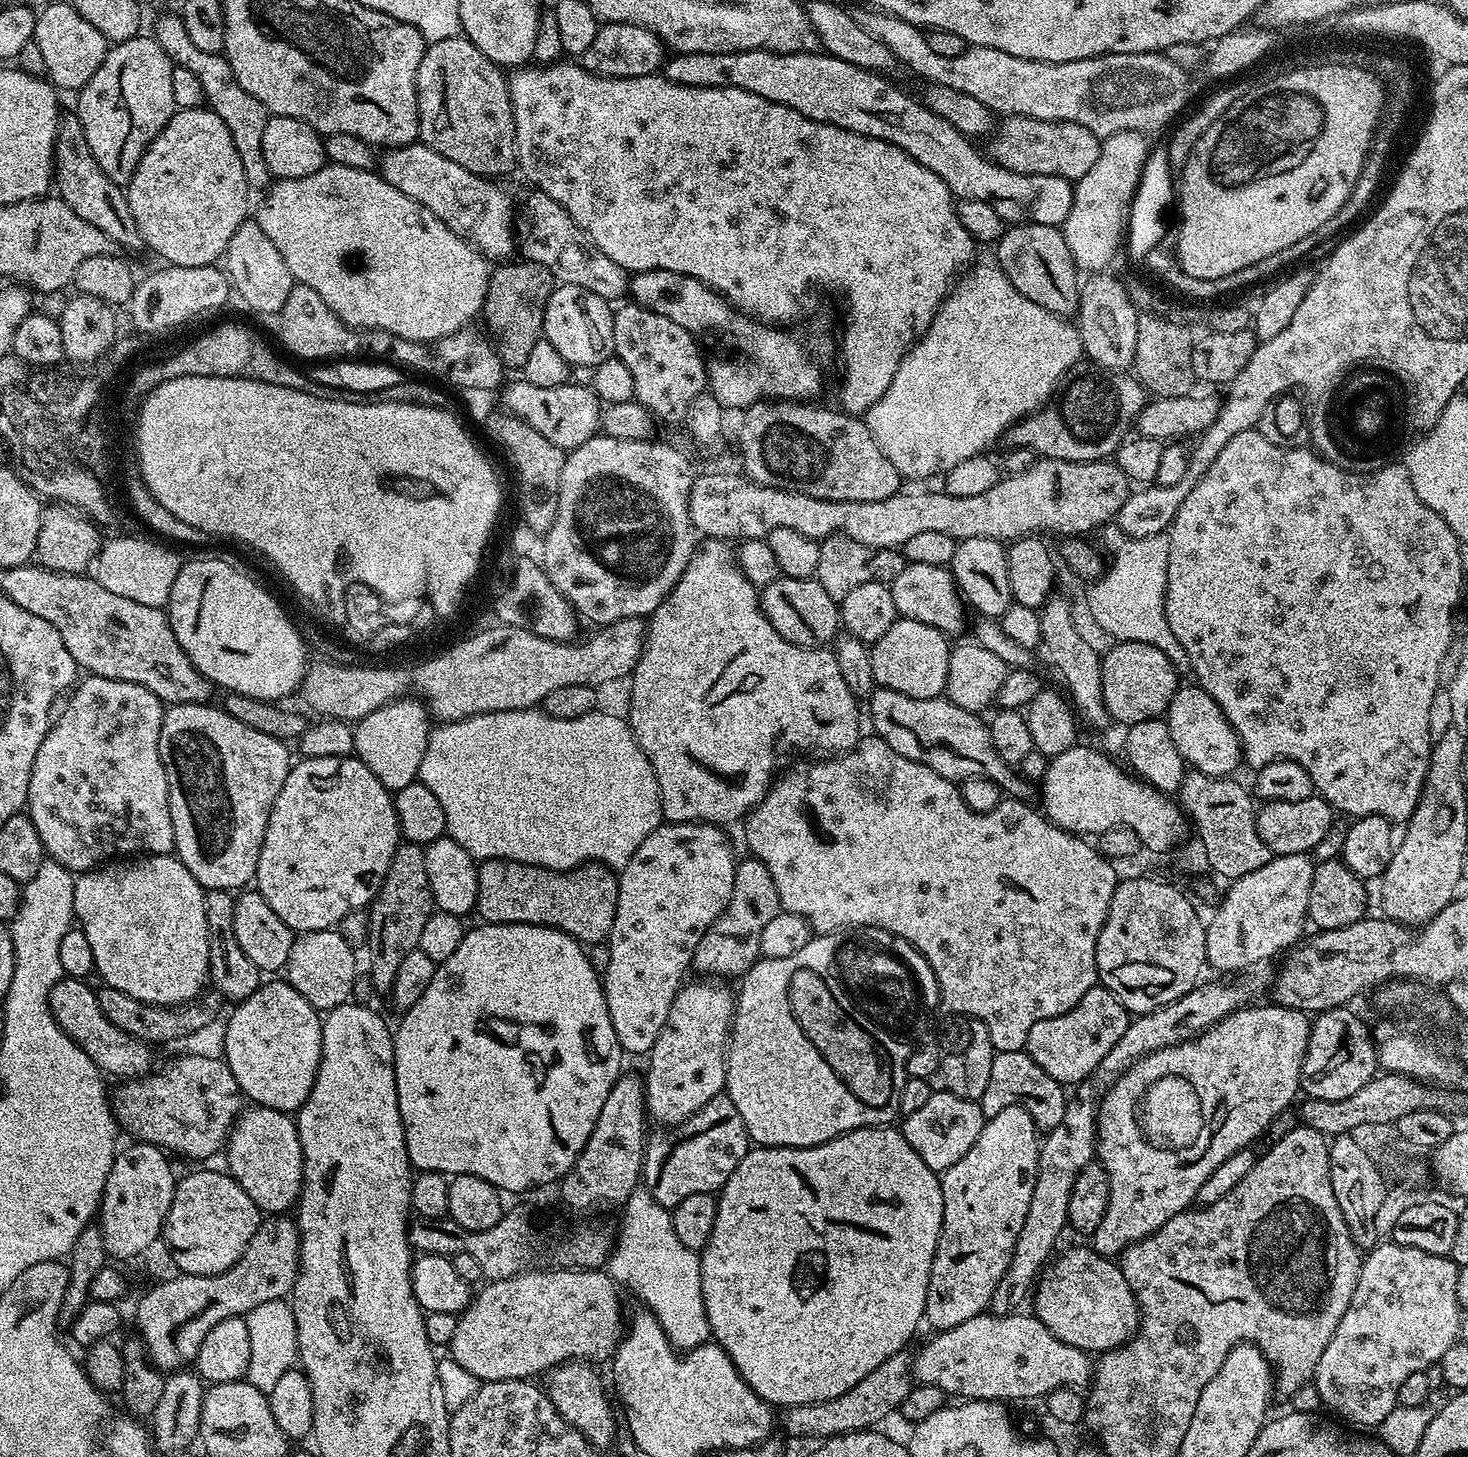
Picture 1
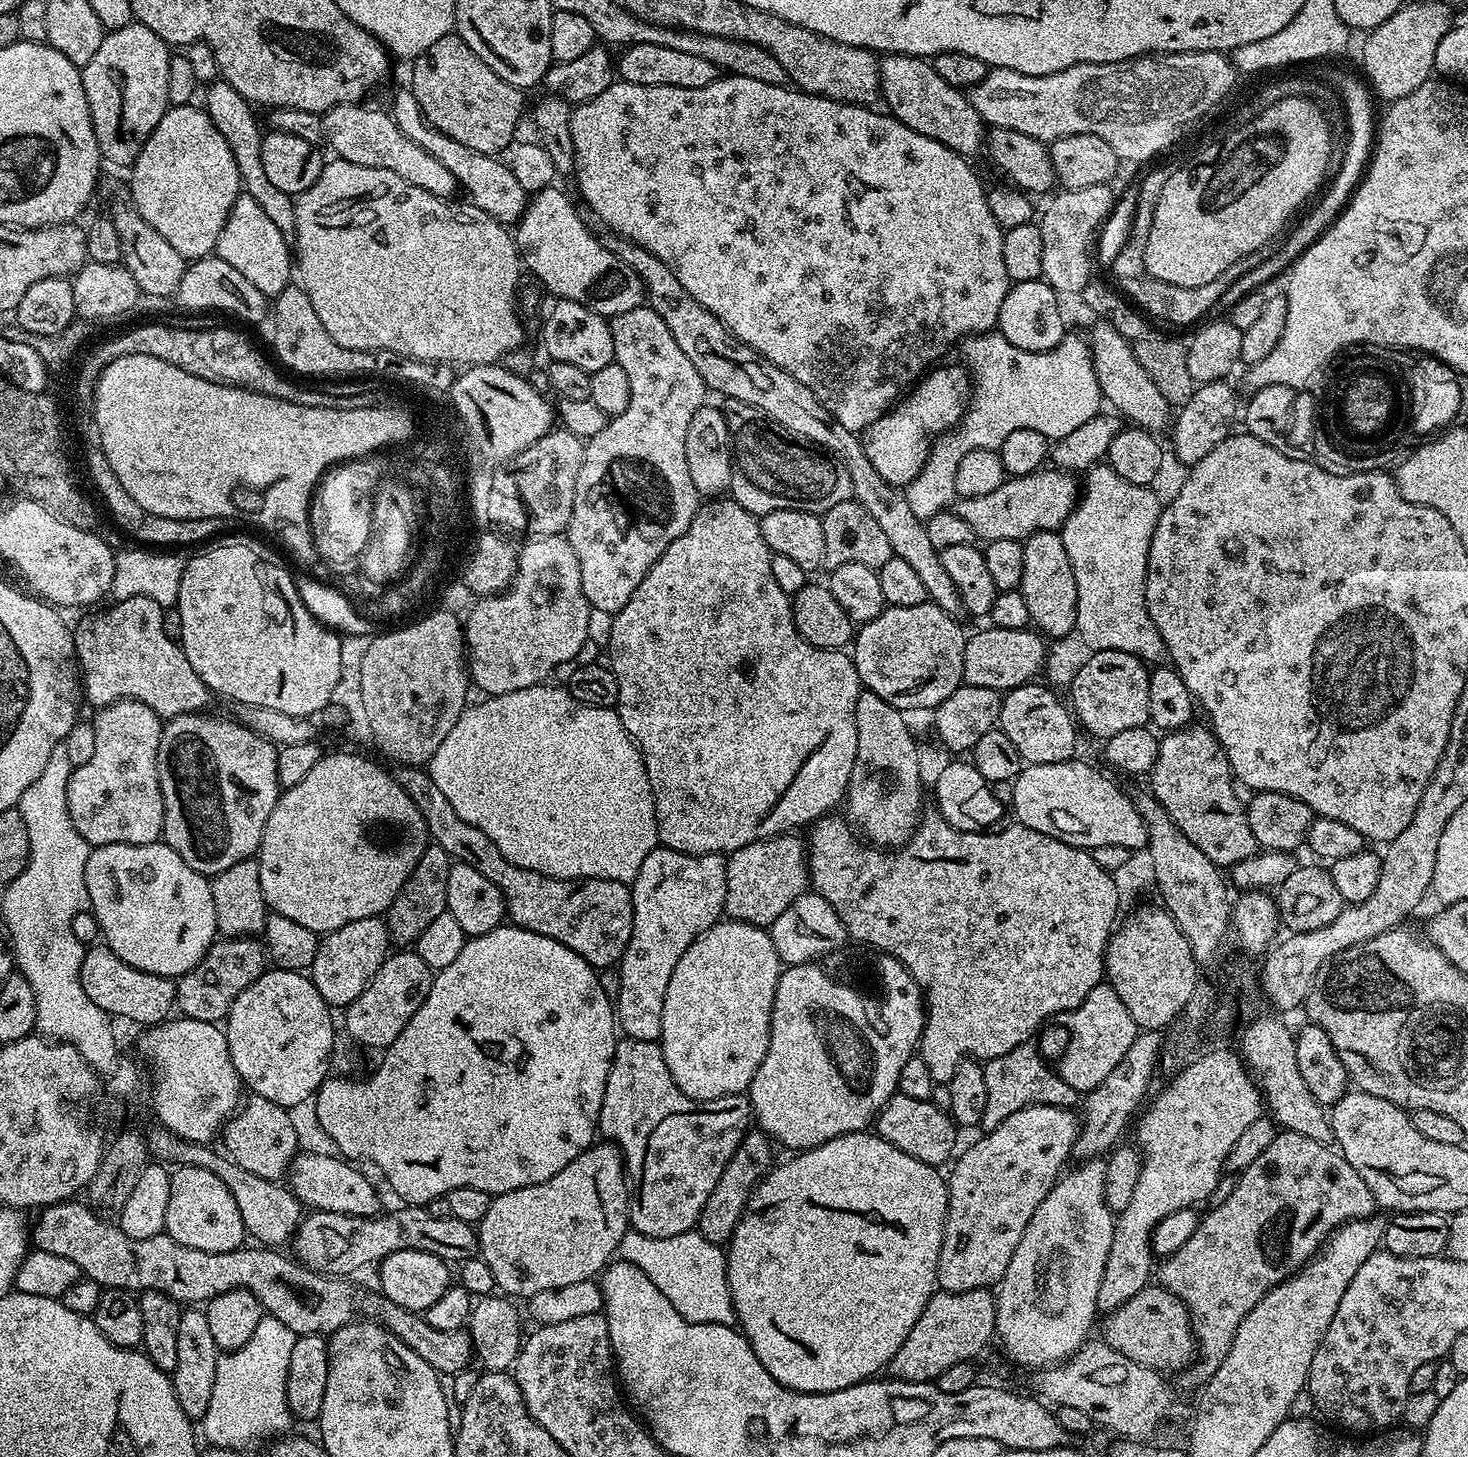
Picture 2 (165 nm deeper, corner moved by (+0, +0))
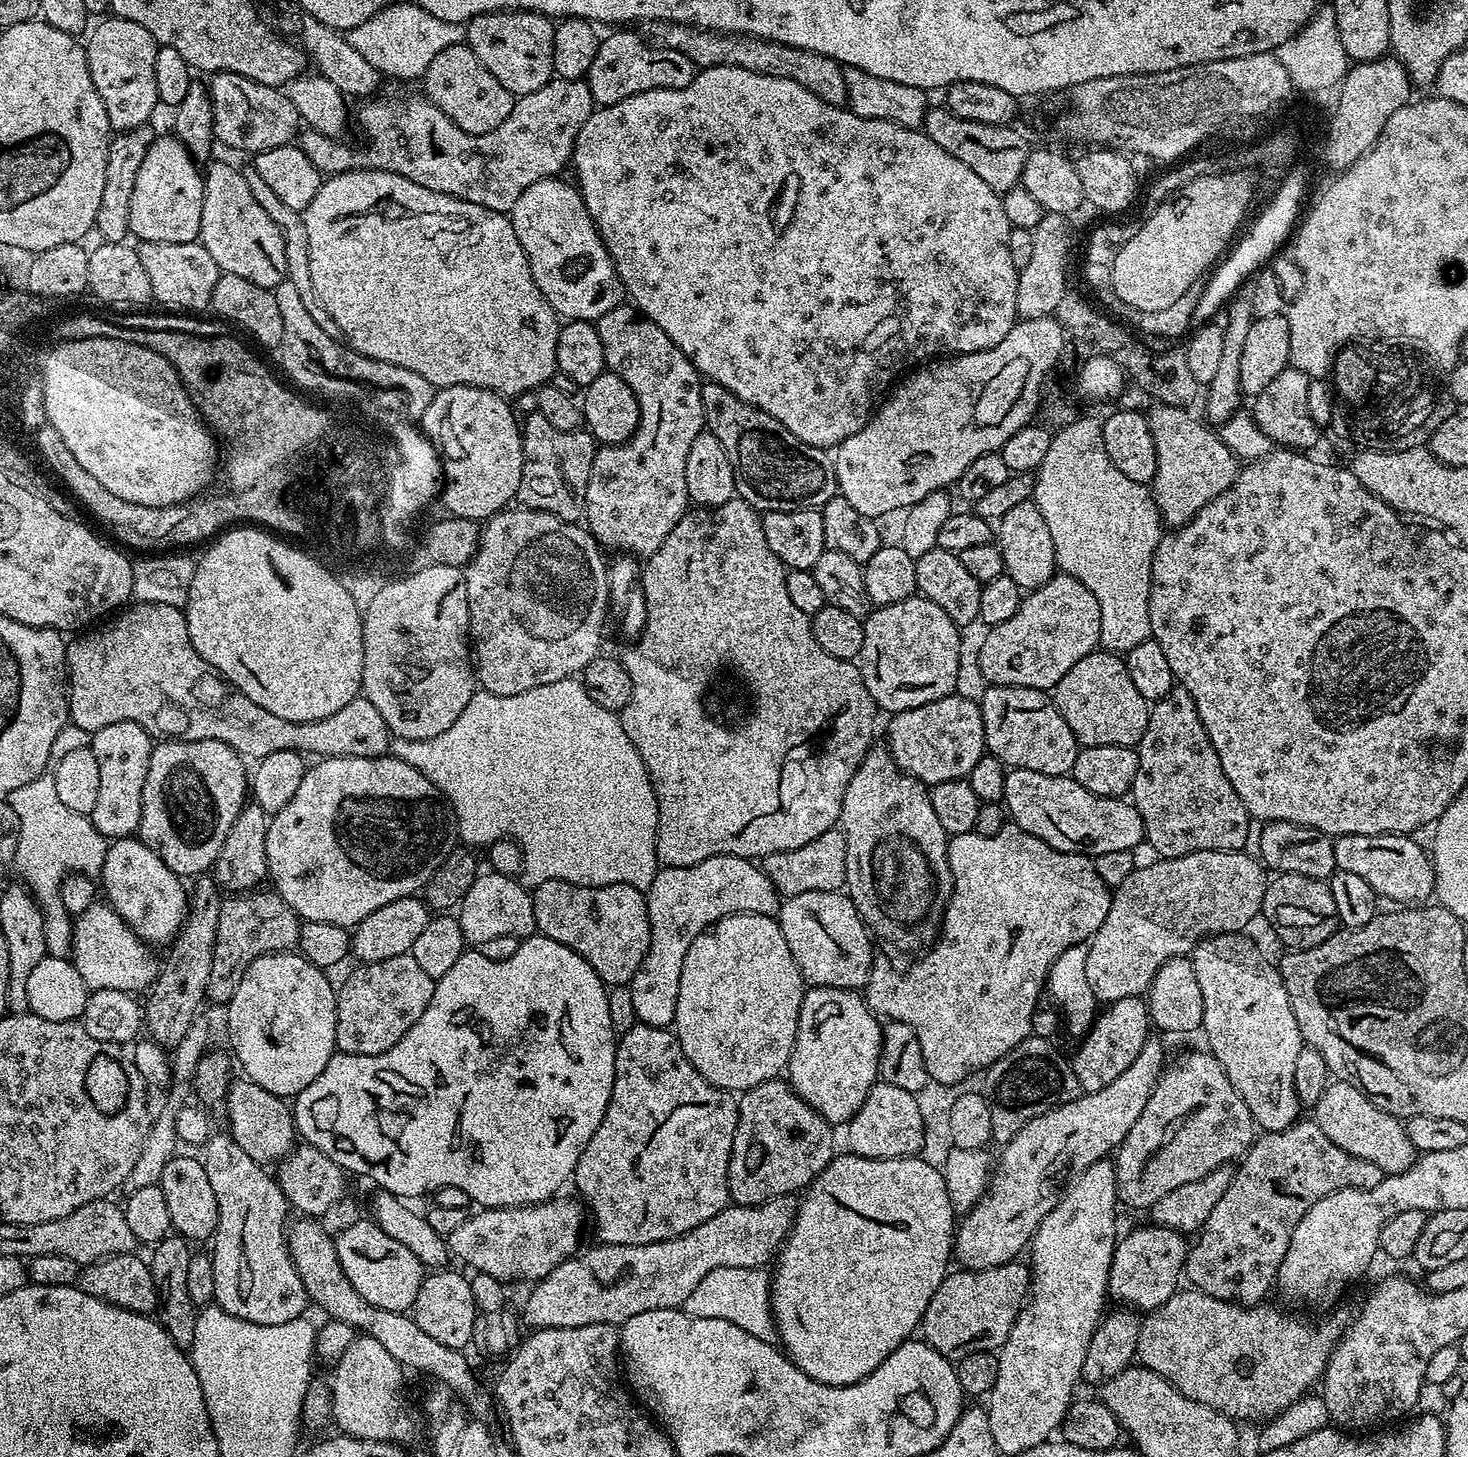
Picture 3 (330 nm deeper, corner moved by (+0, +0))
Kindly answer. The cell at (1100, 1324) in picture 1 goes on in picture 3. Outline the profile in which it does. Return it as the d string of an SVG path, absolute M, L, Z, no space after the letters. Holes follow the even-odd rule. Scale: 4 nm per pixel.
M1177 1290L1162 1306L1141 1319L1136 1360L1170 1381L1186 1398L1202 1402L1236 1422L1267 1422L1321 1383L1331 1352L1342 1333L1342 1324L1338 1321L1324 1320L1315 1324L1304 1316L1291 1316L1269 1302L1245 1306L1219 1300L1205 1292L1184 1291Z

